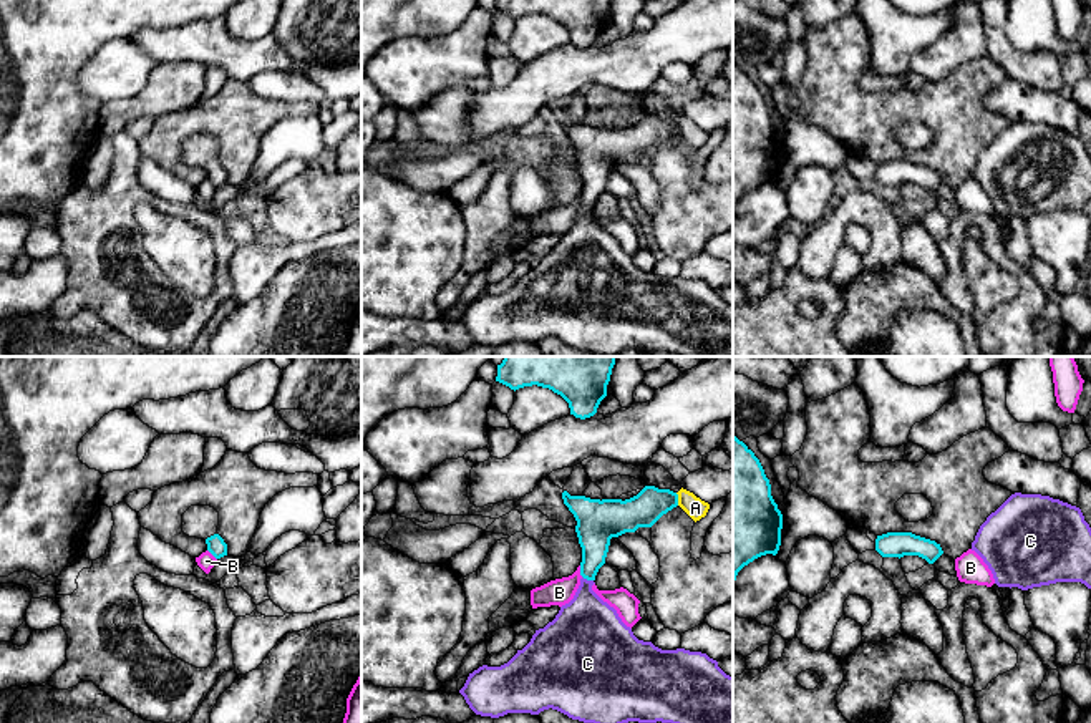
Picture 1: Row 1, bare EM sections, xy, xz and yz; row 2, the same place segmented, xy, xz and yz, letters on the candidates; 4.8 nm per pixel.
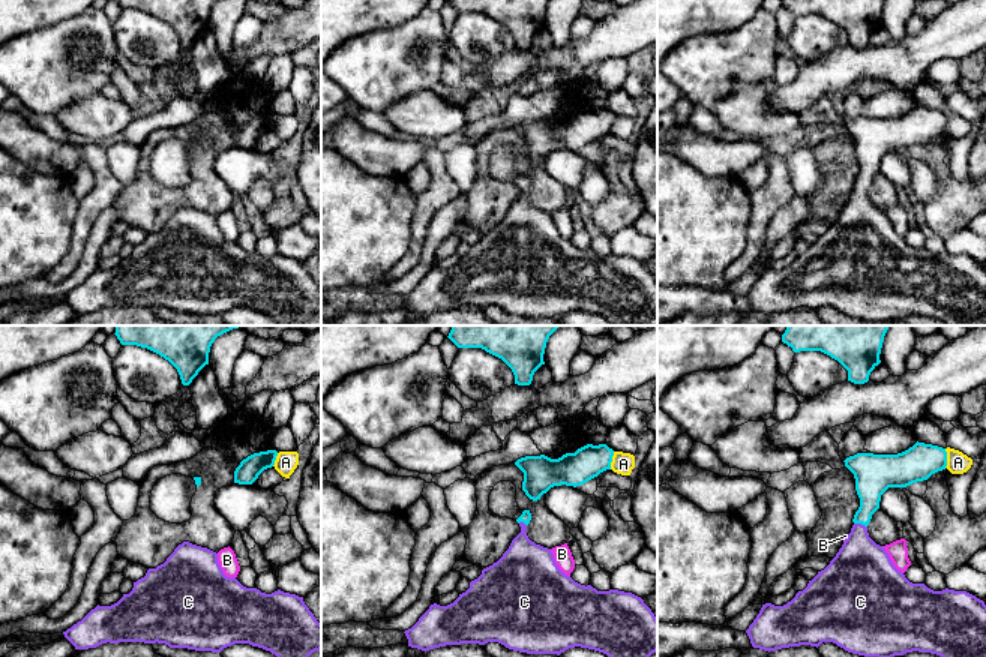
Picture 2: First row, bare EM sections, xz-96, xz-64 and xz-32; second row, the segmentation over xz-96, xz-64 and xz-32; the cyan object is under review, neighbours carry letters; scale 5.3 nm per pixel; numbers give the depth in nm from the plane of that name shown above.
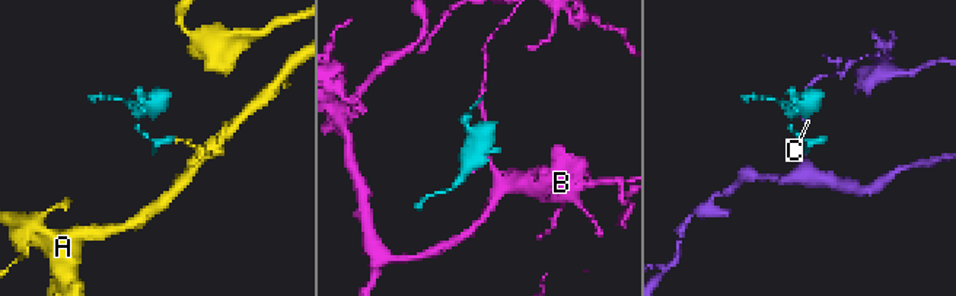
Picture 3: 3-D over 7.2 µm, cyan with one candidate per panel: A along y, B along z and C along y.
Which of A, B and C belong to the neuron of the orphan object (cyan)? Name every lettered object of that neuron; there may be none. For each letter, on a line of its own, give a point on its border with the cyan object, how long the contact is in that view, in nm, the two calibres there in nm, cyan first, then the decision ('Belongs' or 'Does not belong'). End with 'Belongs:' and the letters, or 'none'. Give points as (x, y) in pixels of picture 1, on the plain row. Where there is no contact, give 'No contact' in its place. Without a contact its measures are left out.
A: Touches cyan at xz (677, 128). Shared border 70 nm. Thickness 160 nm (cyan) against 100 nm. Does not belong
B: Touches cyan at xz (581, 199). Shared border 60 nm. Thickness 200 nm (cyan) against 130 nm. Does not belong
C: Touches cyan at xz (587, 208). Shared border 60 nm. Thickness 180 nm (cyan) against 320 nm. Belongs
Belongs: C

